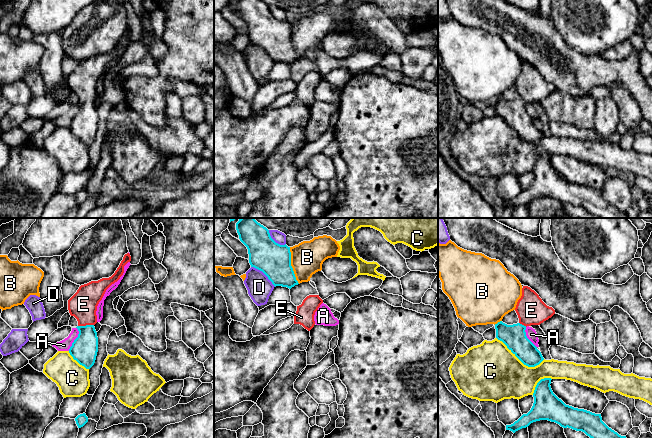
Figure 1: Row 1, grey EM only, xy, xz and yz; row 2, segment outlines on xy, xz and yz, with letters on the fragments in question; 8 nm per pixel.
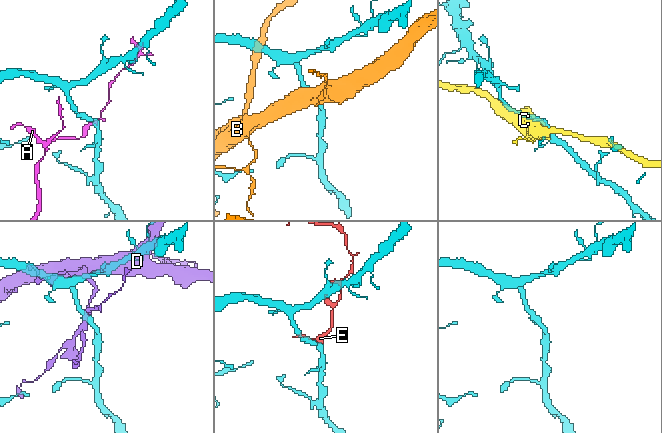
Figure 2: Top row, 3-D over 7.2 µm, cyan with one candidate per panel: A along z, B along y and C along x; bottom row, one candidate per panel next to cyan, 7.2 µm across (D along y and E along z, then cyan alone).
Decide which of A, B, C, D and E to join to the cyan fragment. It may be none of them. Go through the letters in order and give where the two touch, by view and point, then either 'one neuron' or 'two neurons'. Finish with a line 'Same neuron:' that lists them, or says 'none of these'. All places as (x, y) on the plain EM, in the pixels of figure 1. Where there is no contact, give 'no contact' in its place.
A: meets cyan in xy at (75, 115); two neurons
B: meets cyan in xz at (290, 41); two neurons
C: meets cyan in yz at (520, 136); two neurons
D: meets cyan in xz at (264, 49); two neurons
E: meets cyan in xy at (85, 102); one neuron
Same neuron: E

